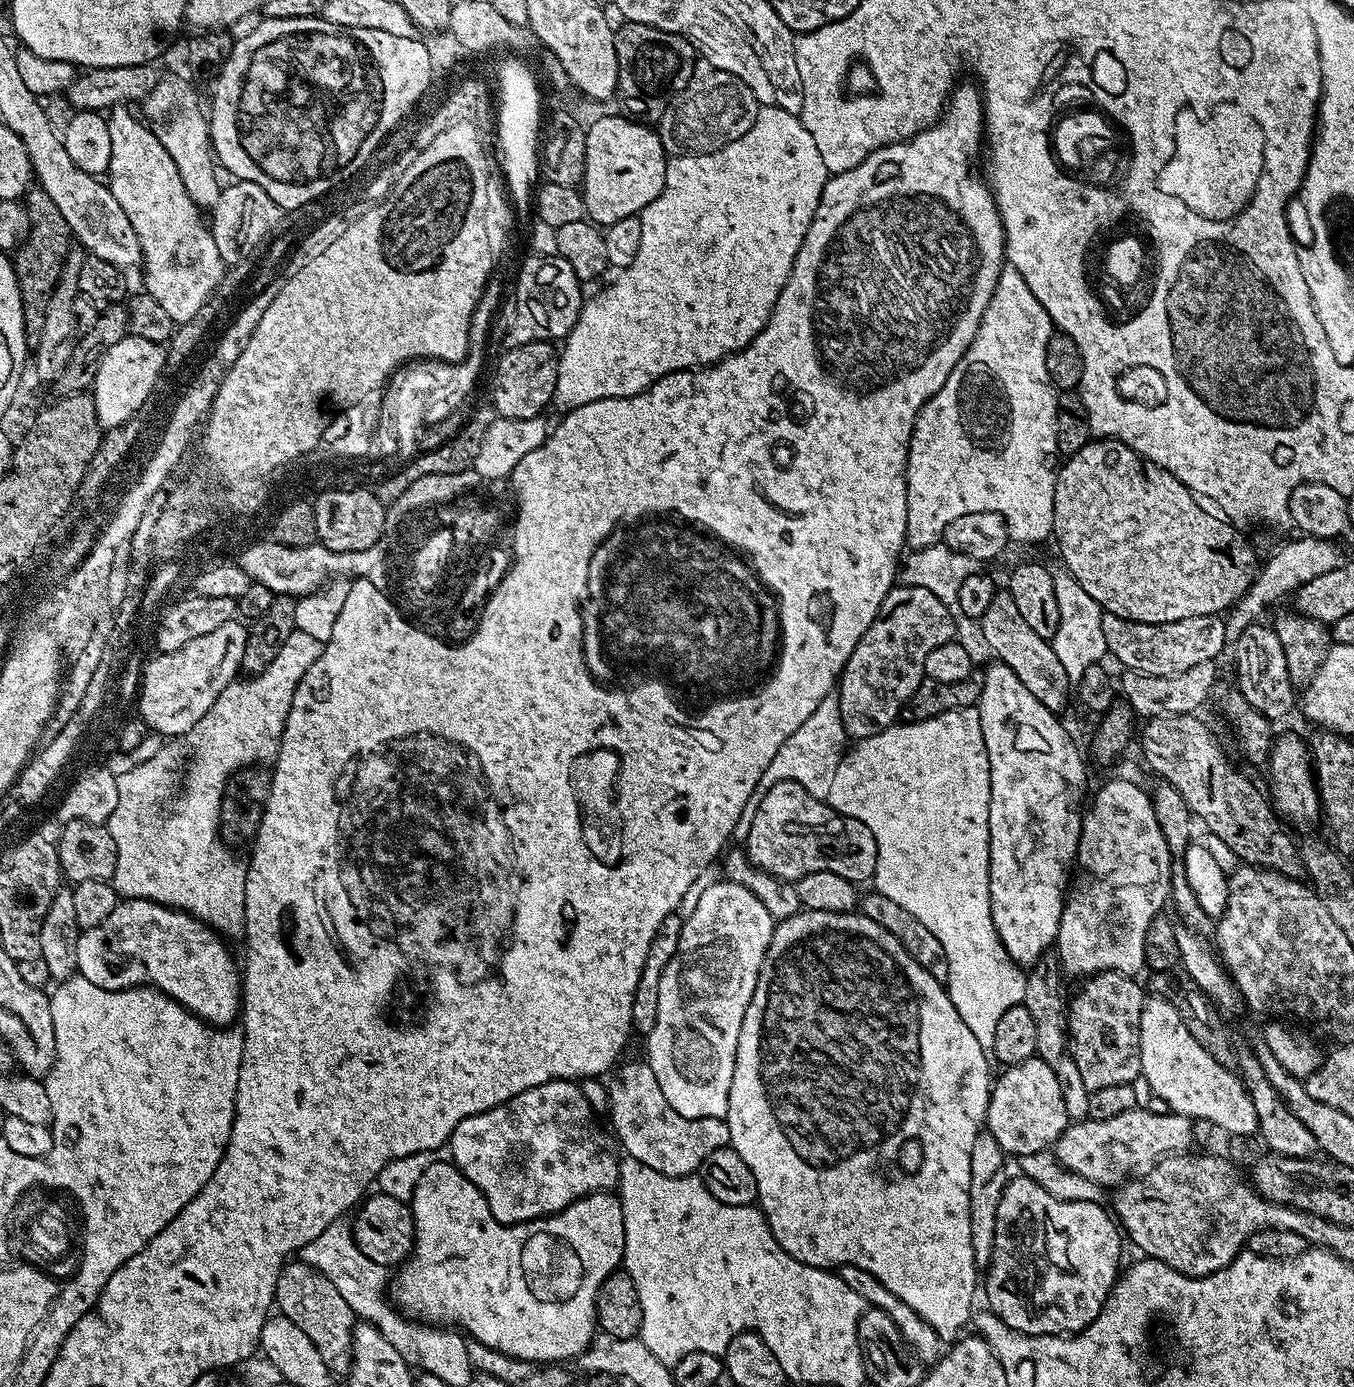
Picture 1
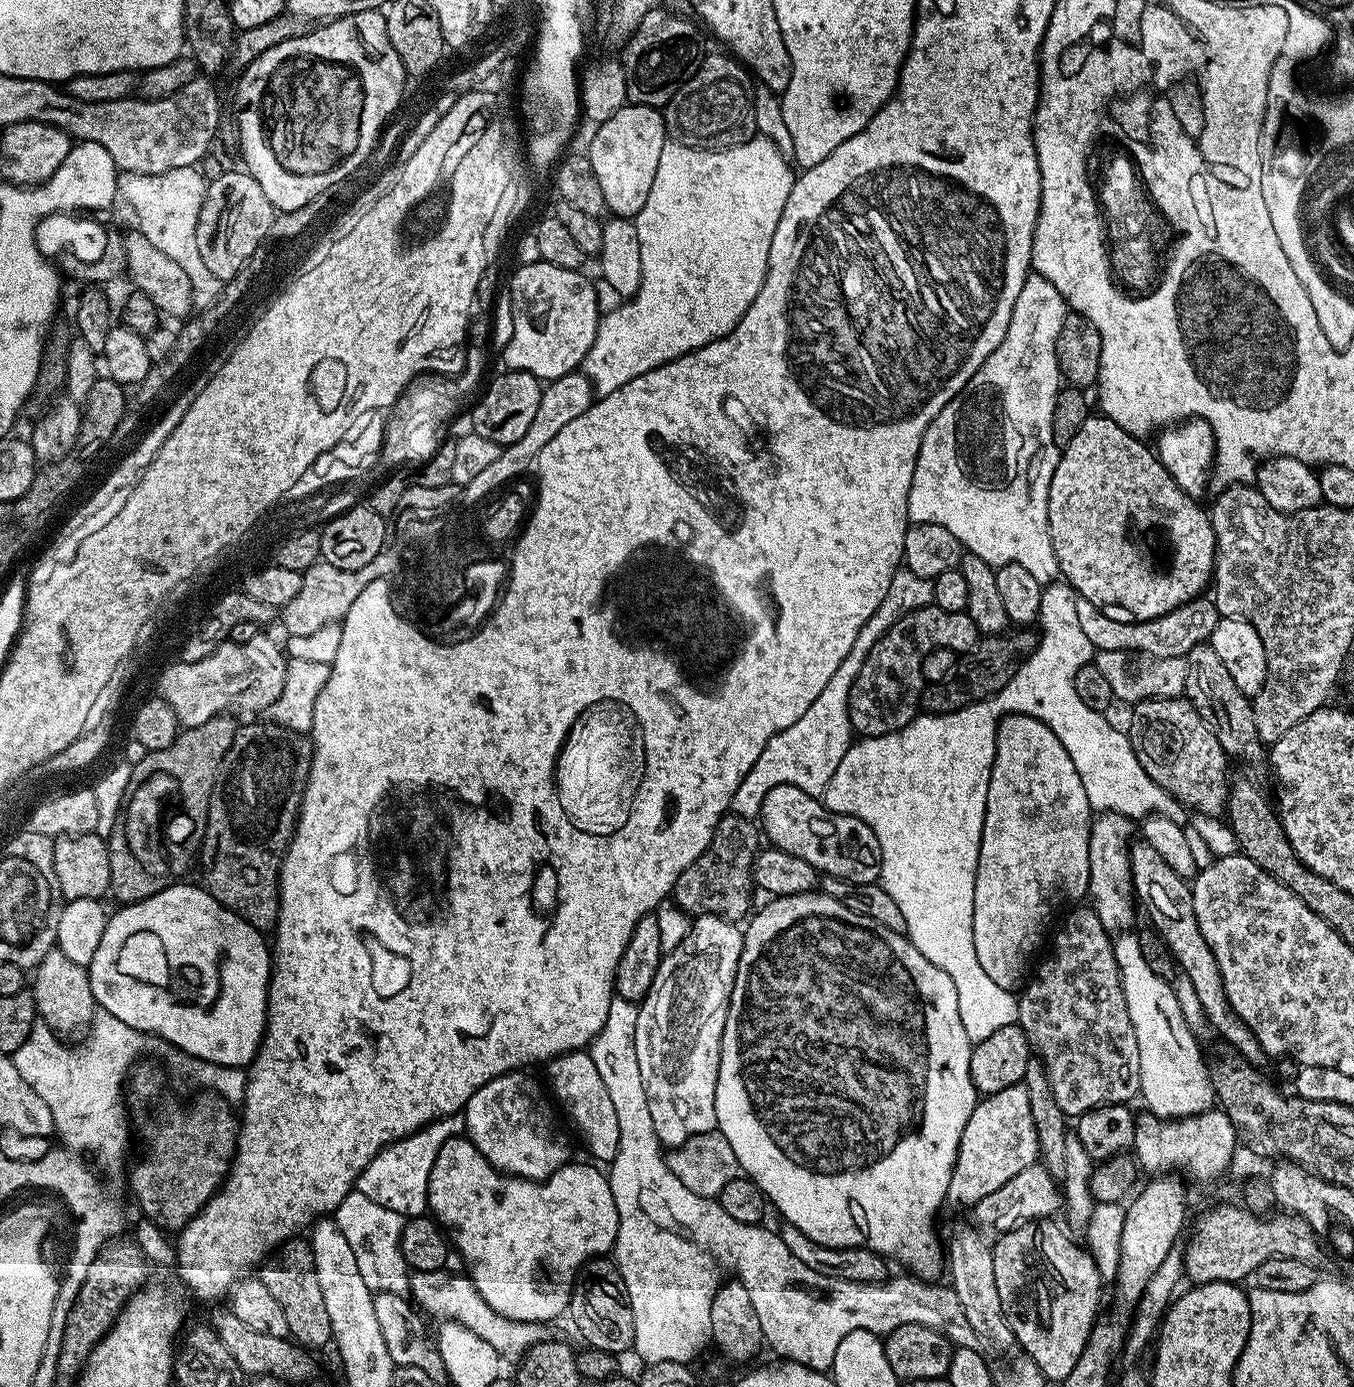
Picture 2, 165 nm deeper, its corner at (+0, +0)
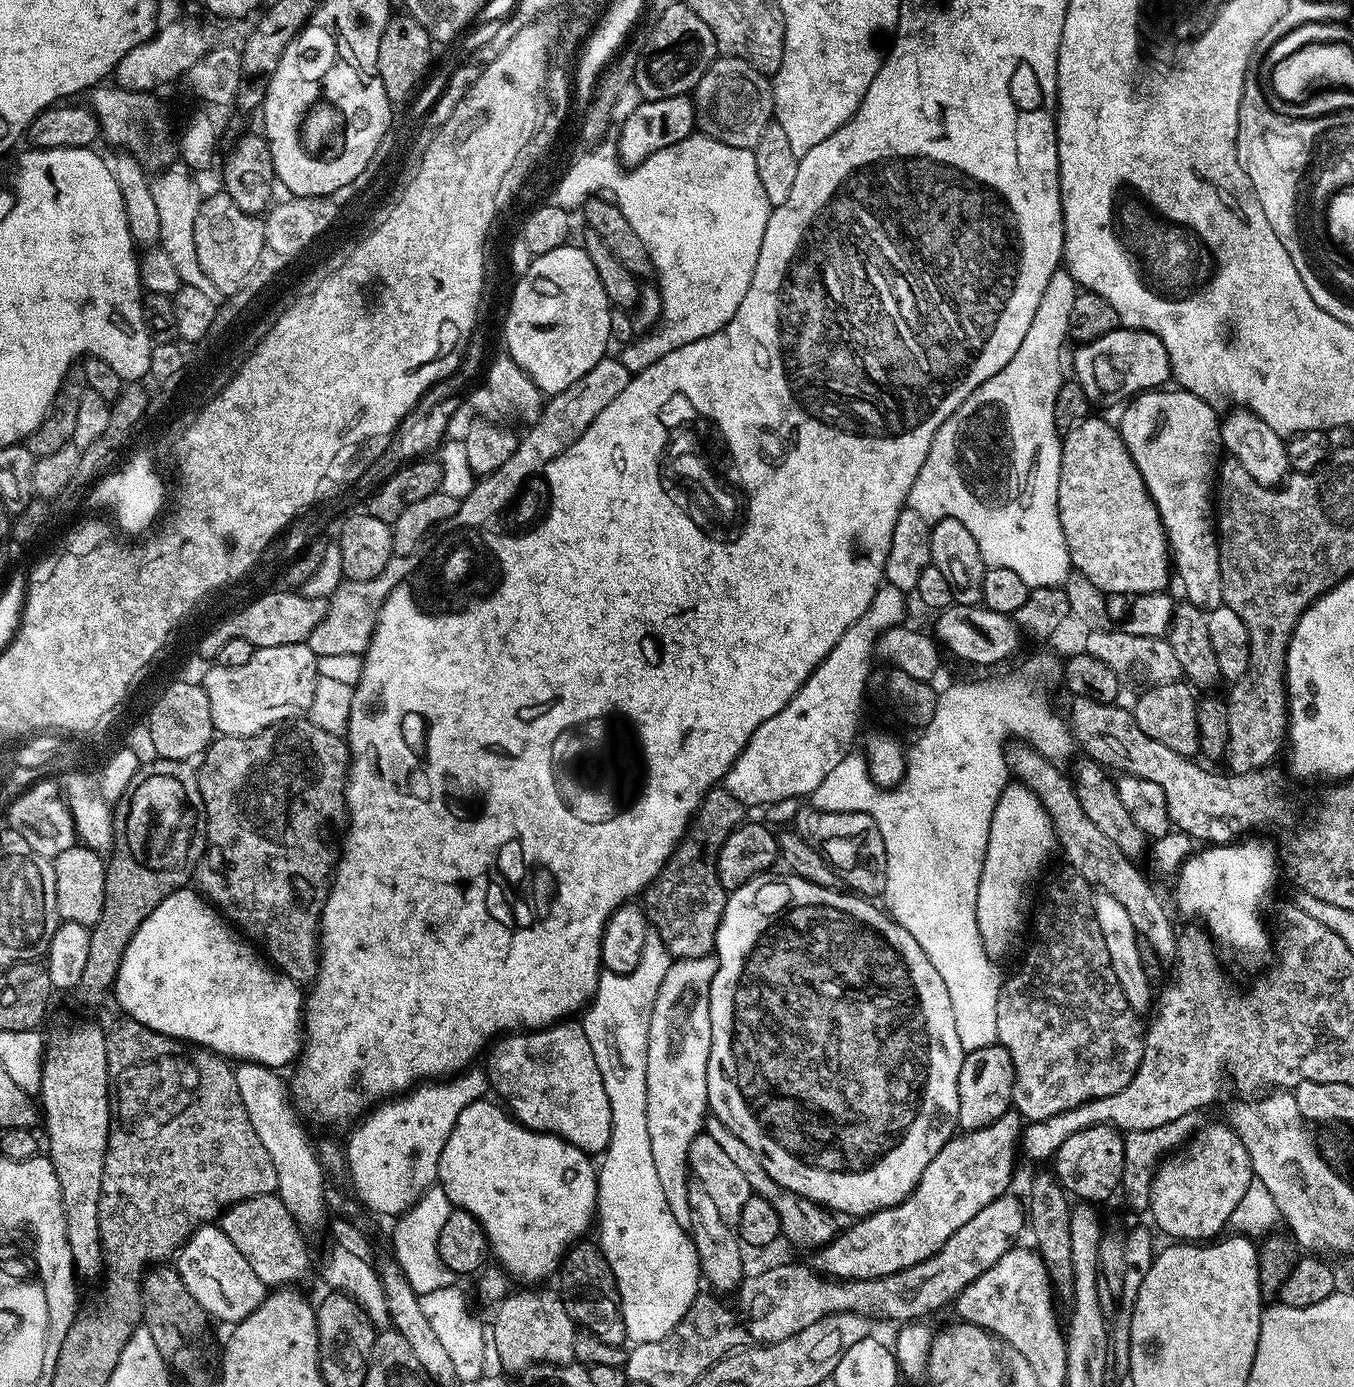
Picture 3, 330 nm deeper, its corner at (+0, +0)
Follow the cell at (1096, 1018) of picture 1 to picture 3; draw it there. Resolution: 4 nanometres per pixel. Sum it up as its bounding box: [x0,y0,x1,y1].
[996,870,1146,1122]

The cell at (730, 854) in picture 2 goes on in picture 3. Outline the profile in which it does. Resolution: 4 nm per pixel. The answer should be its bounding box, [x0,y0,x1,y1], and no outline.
[642,786,745,960]

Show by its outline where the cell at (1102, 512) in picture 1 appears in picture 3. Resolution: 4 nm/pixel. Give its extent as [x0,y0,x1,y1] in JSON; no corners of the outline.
[1058,414,1170,598]

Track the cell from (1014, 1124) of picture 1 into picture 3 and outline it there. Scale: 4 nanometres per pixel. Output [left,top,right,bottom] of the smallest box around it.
[810,1110,1022,1280]

